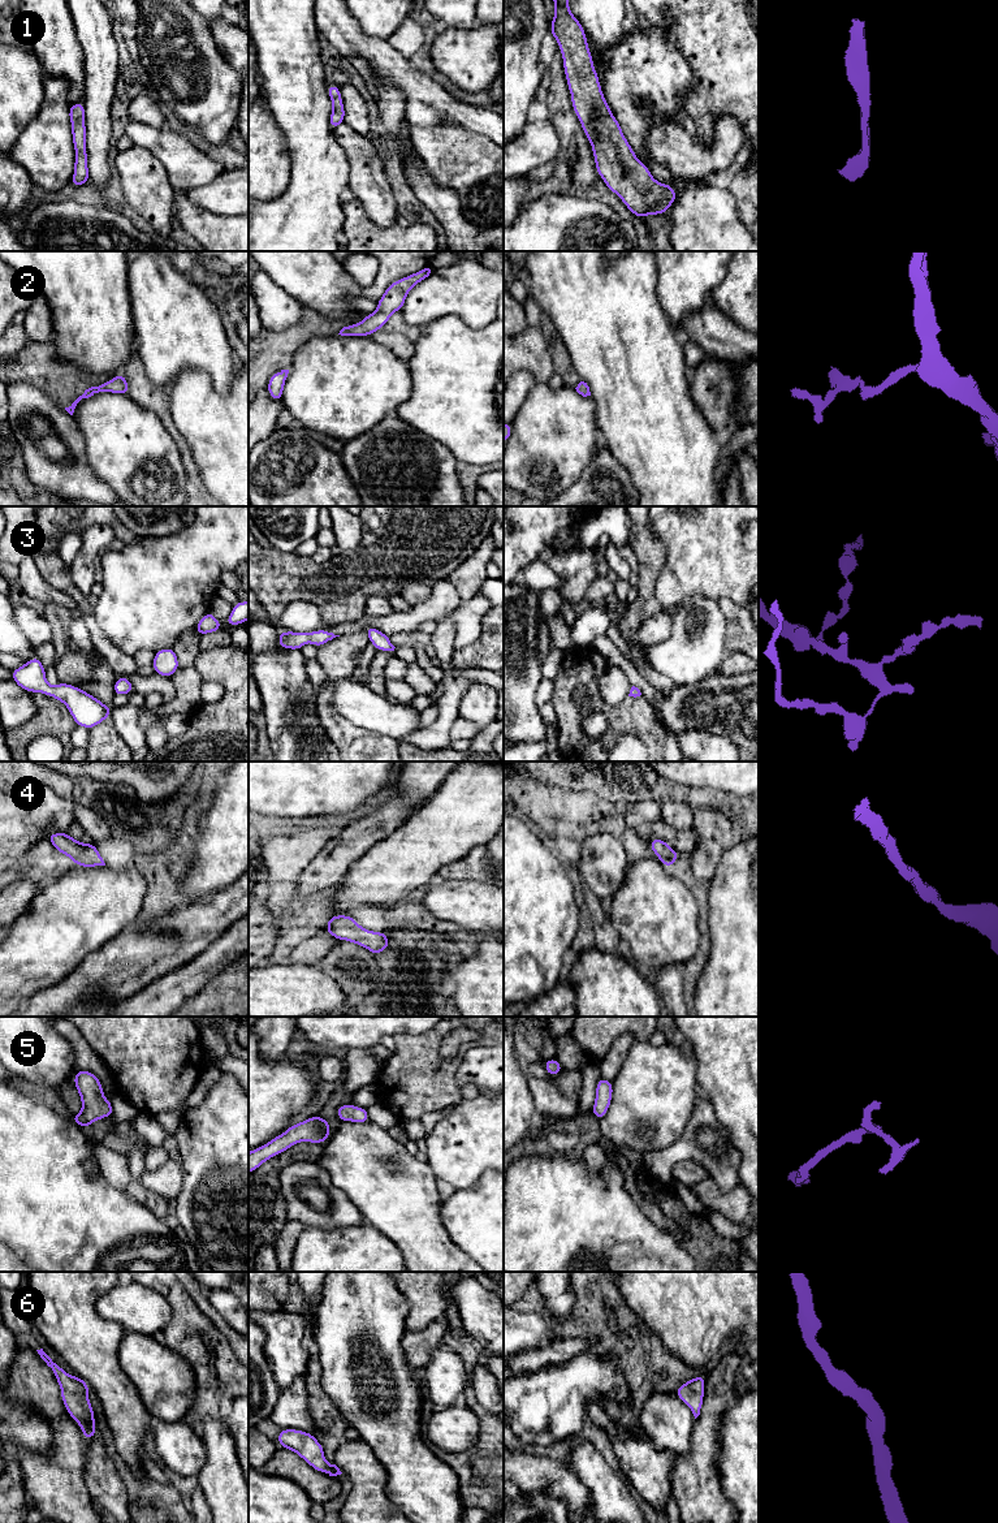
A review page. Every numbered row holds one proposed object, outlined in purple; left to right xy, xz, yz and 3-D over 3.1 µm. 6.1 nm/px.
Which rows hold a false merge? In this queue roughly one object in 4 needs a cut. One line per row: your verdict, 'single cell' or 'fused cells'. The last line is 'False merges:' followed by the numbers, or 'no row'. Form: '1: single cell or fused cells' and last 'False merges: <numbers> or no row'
1: single cell
2: single cell
3: single cell
4: single cell
5: single cell
6: single cell
False merges: no row

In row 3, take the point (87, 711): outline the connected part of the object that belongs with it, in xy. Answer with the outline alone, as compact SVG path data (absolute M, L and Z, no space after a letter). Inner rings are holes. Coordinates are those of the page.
M36 655L22 666L12 670L12 679L25 691L42 693L62 702L78 726L92 729L111 716L113 707L69 683L51 686L46 679L46 669Z

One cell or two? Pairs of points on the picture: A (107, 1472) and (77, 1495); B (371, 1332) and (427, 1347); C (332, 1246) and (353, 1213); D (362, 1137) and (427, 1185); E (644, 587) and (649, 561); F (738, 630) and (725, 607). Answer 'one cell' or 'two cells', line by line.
A: two cells
B: two cells
C: two cells
D: one cell
E: one cell
F: one cell

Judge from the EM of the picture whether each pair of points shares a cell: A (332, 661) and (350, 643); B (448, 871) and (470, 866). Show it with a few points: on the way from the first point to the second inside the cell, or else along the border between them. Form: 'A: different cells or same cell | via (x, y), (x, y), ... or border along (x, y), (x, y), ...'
A: same cell | via (336, 658), (346, 647)
B: same cell | via (453, 871), (465, 868)

